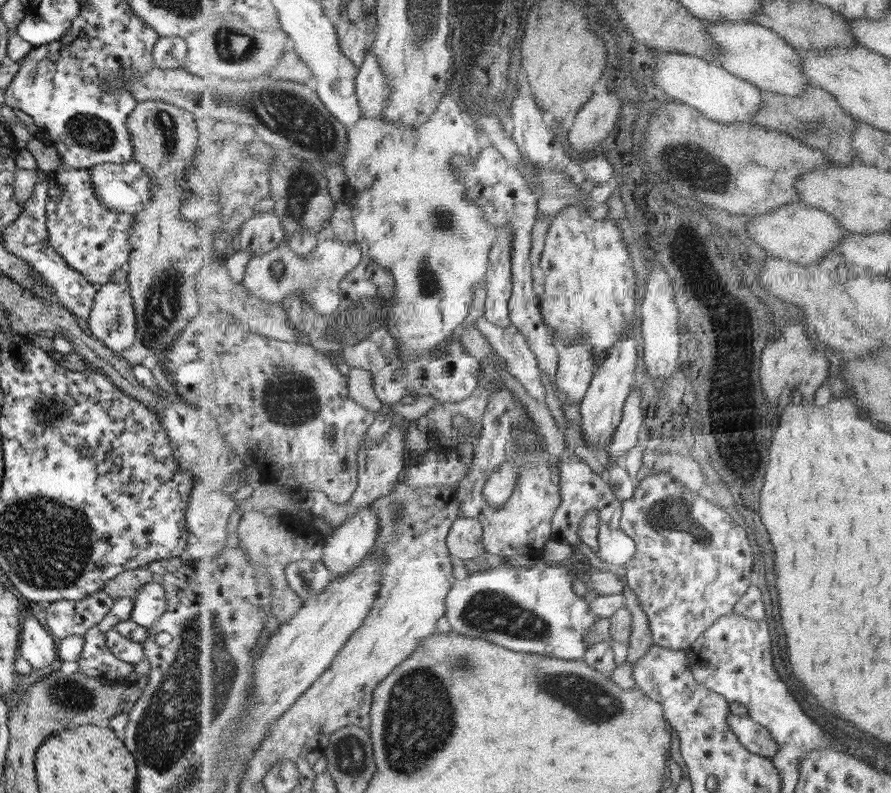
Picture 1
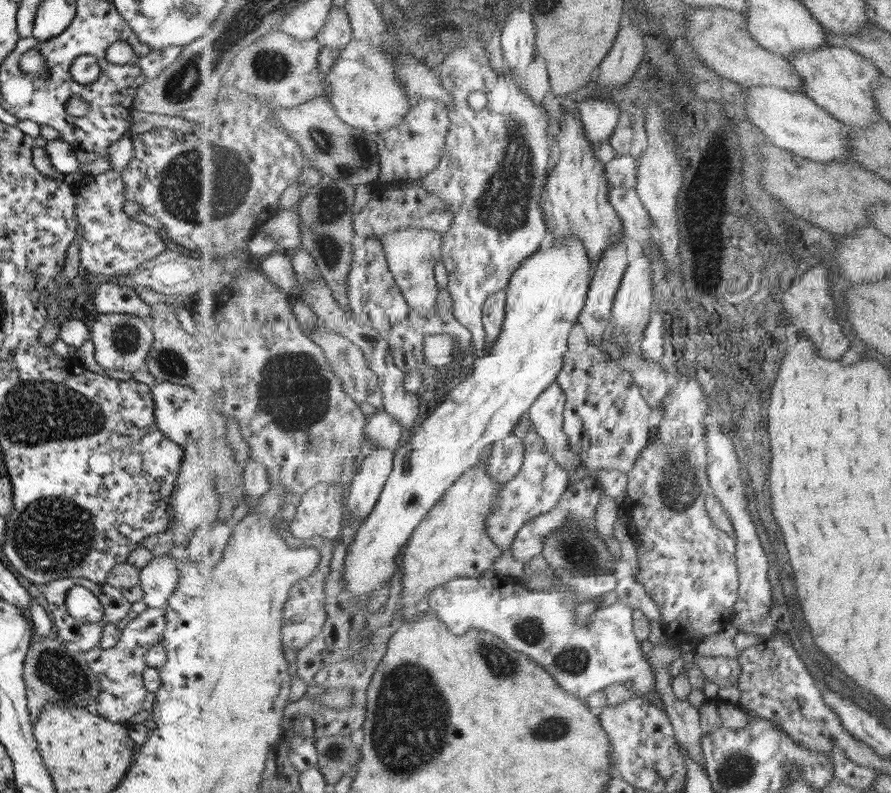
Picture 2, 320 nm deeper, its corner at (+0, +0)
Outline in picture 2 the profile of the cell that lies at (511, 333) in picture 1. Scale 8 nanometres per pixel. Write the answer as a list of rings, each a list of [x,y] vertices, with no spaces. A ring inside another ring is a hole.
[[[553,383],[529,408],[529,420],[533,429],[545,439],[548,453],[573,475],[583,468],[583,459],[572,449],[570,438],[564,429],[564,410],[567,395],[559,384]]]

